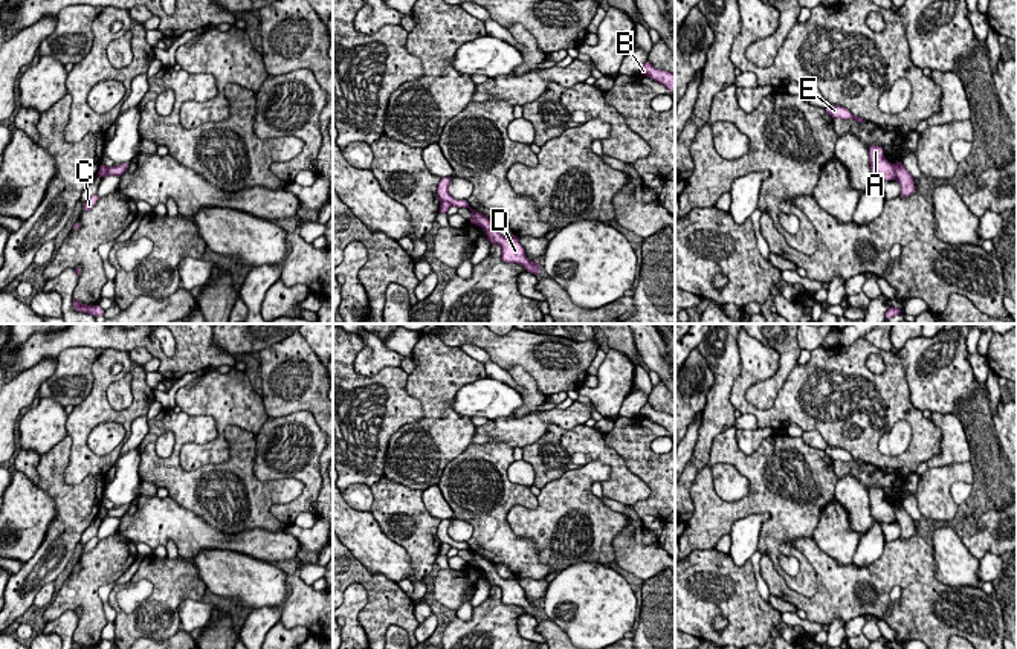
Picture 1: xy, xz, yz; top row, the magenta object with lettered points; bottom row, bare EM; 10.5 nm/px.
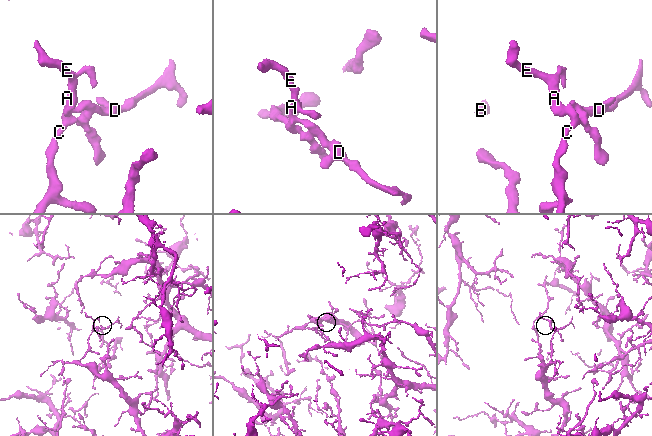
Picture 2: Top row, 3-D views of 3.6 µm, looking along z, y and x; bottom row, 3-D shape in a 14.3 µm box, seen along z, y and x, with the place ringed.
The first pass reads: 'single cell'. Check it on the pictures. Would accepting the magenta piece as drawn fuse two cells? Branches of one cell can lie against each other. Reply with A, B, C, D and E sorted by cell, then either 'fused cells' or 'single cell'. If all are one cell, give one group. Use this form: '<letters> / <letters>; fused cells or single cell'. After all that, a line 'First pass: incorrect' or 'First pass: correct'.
A D E / B C; fused cells
First pass: incorrect

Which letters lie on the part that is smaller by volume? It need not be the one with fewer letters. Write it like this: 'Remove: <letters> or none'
Remove: A, D, E

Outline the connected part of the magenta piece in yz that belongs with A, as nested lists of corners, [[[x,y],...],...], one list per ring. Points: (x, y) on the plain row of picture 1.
[[[872,487],[869,490],[870,513],[875,521],[895,522],[893,507],[883,498],[883,490]]]

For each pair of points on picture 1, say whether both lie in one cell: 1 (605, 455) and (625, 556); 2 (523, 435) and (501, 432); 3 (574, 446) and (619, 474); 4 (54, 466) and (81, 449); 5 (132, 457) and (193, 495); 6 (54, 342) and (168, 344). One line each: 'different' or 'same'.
1: different
2: same
3: same
4: different
5: different
6: different

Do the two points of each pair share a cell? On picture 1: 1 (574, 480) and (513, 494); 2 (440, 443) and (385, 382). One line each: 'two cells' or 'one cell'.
1: two cells
2: two cells

